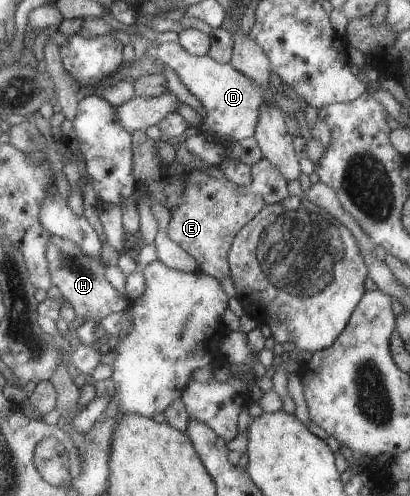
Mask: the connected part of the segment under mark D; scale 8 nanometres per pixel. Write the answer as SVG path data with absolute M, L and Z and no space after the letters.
M177 41L159 44L154 48L154 53L164 66L168 66L175 72L181 84L202 104L206 115L199 130L205 135L211 135L217 139L231 136L235 140L252 136L258 119L258 108L267 99L276 102L283 114L289 113L295 116L294 112L303 112L305 108L305 103L294 102L284 93L275 92L271 86L259 87L237 72L229 63L215 62L207 53L189 54Z

